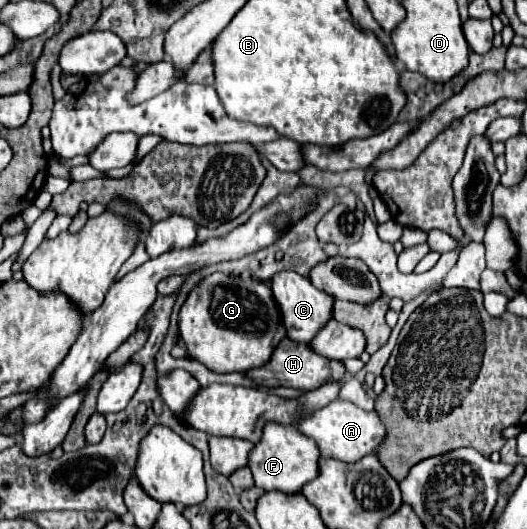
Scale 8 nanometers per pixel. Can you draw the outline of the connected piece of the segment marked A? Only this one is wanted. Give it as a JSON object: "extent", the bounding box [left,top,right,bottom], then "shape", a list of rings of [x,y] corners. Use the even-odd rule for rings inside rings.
{"extent":[297,399,385,461],"shape":[[[335,399],[321,409],[301,415],[301,419],[297,421],[297,429],[303,435],[315,439],[321,457],[331,457],[339,461],[359,461],[361,457],[365,457],[365,453],[375,453],[377,445],[385,437],[385,427],[377,411],[365,411],[353,405],[351,401],[343,401],[343,399]]]}

